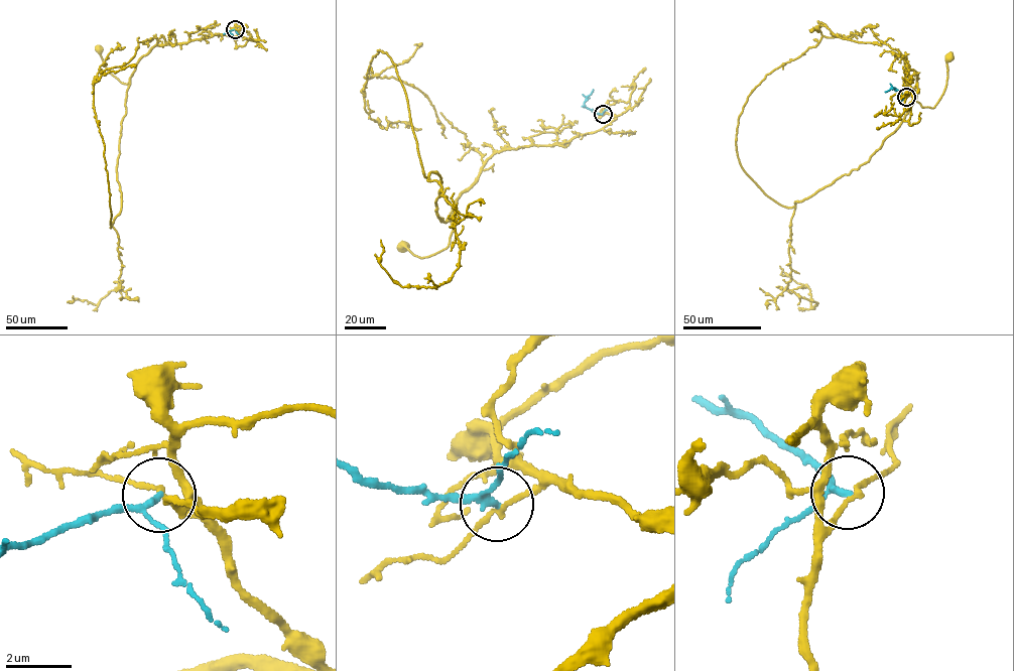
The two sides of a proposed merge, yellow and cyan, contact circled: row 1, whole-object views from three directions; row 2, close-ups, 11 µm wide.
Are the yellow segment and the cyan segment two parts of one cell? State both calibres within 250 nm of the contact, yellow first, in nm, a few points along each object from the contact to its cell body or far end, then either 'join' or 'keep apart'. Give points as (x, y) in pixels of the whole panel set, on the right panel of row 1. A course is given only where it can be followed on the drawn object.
140/160 nm | yellow via (906, 97), (905, 110), (914, 94), (905, 71), (913, 71), (916, 101), (934, 107), (945, 88), (949, 57) | cyan via (906, 97), (894, 88), (885, 92) | keep apart

